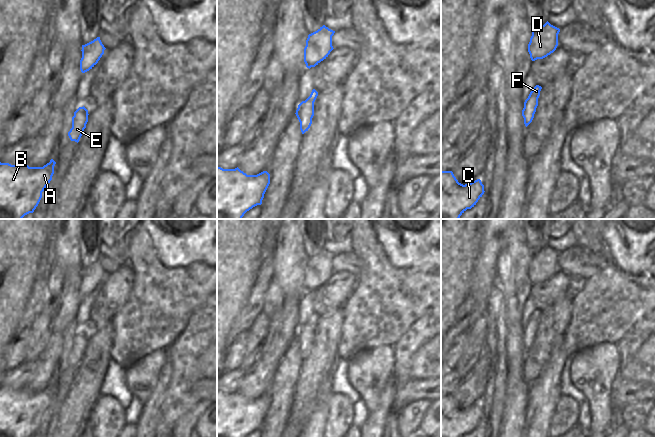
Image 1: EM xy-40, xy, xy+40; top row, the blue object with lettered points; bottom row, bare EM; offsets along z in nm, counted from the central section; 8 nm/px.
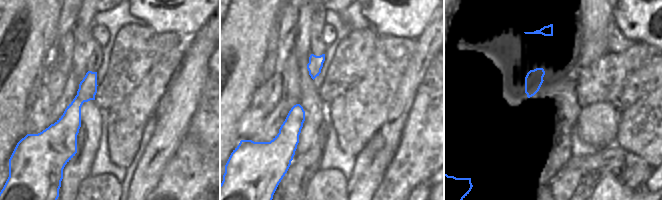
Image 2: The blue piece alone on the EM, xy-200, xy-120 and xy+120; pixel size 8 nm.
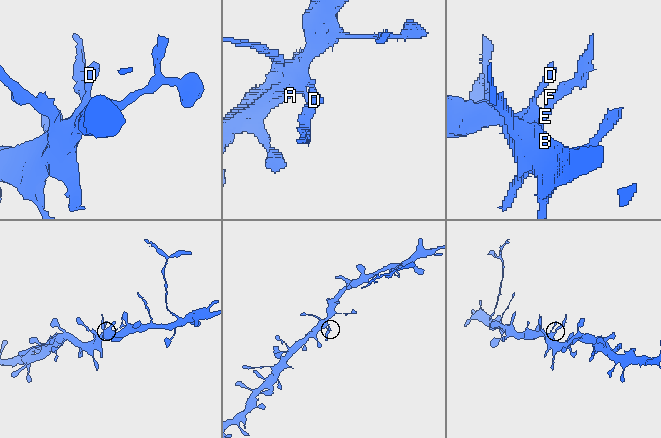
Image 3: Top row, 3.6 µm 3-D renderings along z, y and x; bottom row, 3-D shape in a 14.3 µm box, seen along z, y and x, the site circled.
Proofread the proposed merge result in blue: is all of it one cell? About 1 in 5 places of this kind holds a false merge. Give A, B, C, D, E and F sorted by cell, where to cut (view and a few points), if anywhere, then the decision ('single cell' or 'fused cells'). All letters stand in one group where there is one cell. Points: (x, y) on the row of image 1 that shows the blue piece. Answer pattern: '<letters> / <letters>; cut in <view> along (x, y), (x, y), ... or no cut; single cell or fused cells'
A B C D E F; no cut; single cell

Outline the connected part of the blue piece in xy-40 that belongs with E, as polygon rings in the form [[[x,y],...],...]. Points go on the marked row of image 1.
[[[83,106],[79,107],[72,117],[72,128],[68,132],[71,141],[79,142],[82,132],[86,128],[88,122],[88,110]]]

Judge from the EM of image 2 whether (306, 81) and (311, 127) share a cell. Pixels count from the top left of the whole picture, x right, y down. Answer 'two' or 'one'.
one

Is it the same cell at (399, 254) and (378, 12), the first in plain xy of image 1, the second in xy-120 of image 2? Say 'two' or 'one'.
one

